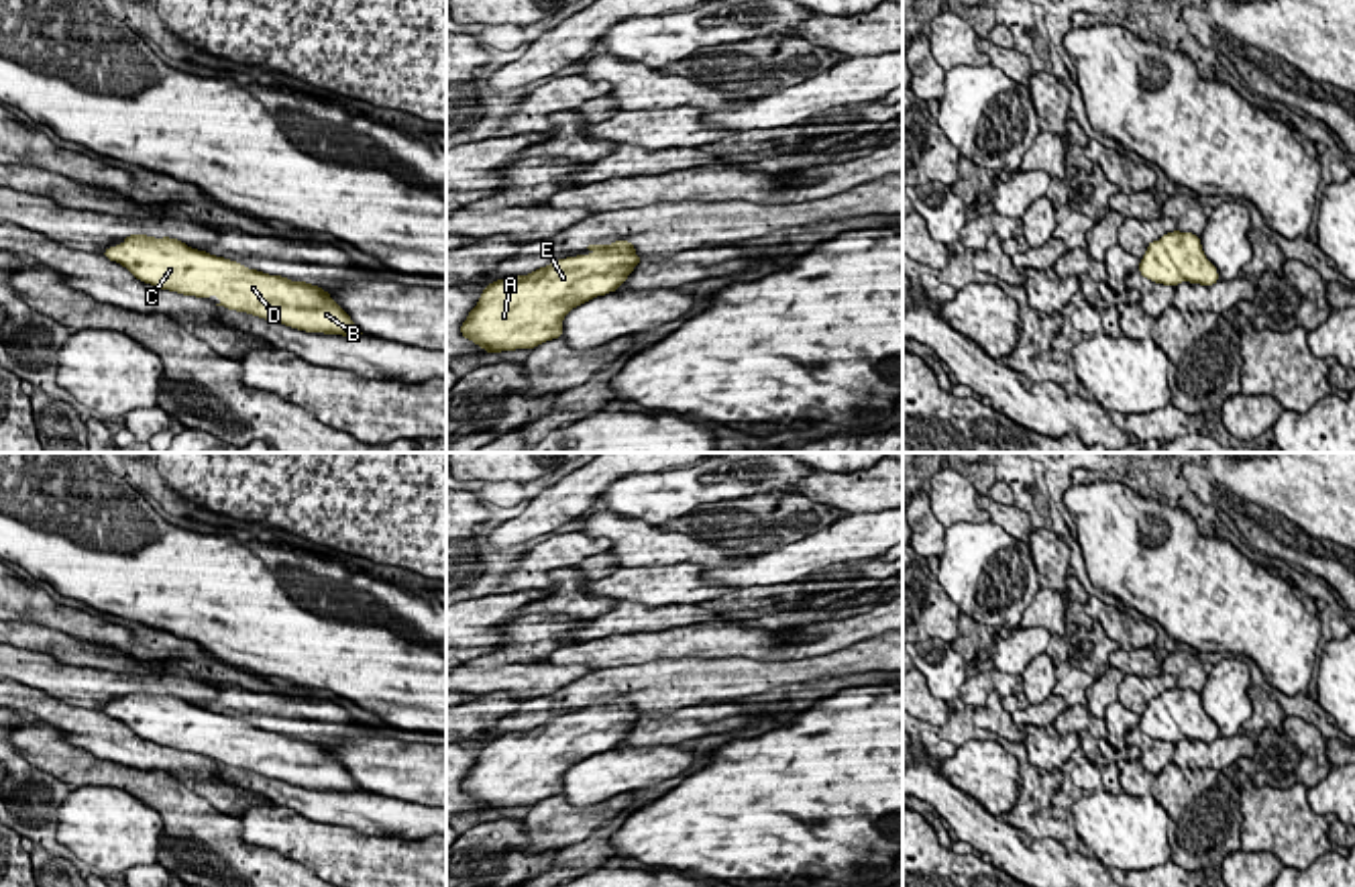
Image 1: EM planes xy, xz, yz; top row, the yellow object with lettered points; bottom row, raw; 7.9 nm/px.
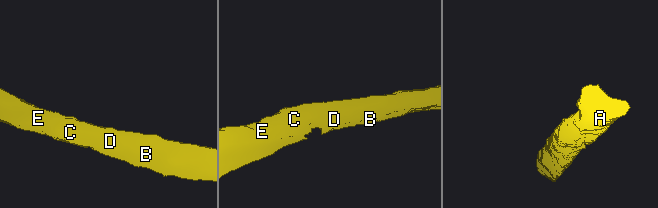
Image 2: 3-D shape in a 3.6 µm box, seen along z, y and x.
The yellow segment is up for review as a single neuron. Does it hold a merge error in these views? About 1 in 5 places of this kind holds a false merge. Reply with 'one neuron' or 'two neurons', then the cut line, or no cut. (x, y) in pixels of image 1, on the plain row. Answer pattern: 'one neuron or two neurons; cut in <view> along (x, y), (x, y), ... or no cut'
one neuron; no cut

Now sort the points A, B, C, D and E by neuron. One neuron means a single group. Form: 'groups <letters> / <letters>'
groups A B C D E

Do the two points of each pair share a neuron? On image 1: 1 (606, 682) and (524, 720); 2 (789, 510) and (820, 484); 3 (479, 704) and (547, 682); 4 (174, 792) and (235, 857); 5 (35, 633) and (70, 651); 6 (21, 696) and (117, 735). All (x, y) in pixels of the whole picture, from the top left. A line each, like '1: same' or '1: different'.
1: same
2: different
3: different
4: same
5: same
6: same

